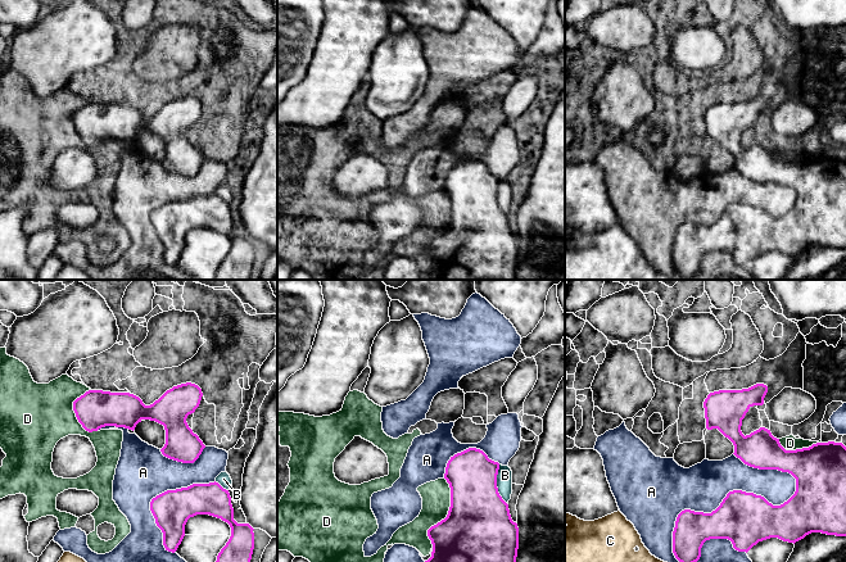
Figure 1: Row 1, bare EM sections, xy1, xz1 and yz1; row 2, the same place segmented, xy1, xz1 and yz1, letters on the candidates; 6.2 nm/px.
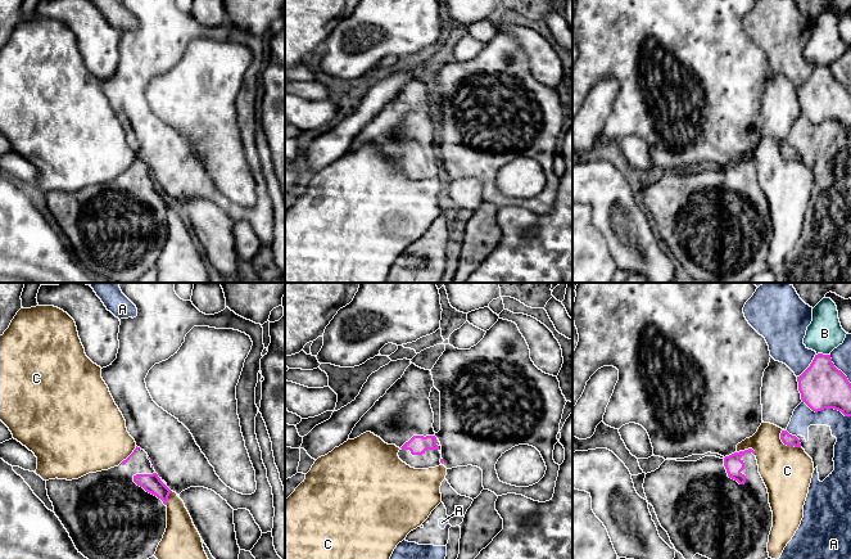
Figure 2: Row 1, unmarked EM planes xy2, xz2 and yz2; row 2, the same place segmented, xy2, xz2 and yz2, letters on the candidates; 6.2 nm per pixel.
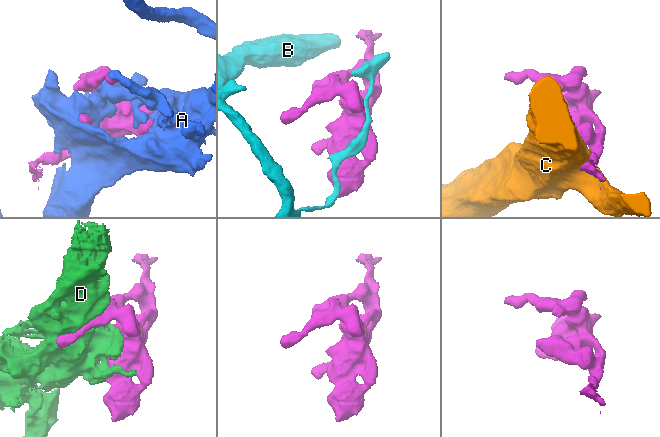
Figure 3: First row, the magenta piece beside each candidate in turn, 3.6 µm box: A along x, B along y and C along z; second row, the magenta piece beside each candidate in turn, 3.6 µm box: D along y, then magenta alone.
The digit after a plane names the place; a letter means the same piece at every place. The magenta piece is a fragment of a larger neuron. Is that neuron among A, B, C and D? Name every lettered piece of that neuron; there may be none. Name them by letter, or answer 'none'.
none

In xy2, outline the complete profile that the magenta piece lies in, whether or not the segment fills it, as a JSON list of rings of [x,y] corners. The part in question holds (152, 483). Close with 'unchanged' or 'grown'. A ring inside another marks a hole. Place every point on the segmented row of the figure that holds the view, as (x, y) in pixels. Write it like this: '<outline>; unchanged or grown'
[[[136,446],[118,466],[89,473],[78,479],[46,481],[54,513],[69,533],[76,549],[87,559],[149,559],[154,556],[167,528],[167,501],[171,490],[155,473],[148,454]]]; grown

